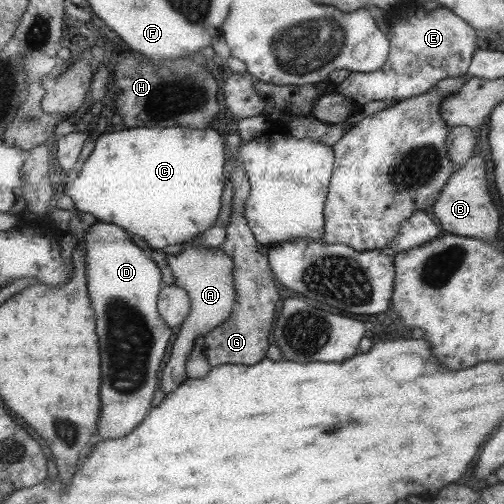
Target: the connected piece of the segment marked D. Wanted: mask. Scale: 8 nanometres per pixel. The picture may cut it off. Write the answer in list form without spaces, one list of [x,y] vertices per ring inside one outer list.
[[[95,222],[83,235],[85,265],[87,265],[87,295],[94,309],[95,324],[99,333],[99,350],[102,350],[102,384],[99,386],[99,414],[94,432],[97,440],[124,438],[138,428],[150,410],[149,402],[157,388],[157,370],[165,354],[171,332],[157,309],[157,298],[163,286],[158,267],[149,260],[149,254],[137,248],[120,226]]]

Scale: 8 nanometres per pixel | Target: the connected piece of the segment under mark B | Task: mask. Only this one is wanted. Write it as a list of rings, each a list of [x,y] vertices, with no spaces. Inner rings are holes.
[[[473,155],[467,159],[465,166],[459,170],[454,170],[455,178],[447,182],[447,190],[440,192],[433,208],[433,214],[439,220],[441,230],[453,235],[469,238],[483,238],[483,240],[493,240],[497,226],[499,226],[499,214],[497,208],[487,192],[485,184],[485,164],[480,156]]]

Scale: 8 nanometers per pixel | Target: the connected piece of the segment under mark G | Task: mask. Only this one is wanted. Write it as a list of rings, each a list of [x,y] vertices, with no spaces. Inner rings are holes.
[[[234,155],[231,161],[234,164],[231,169],[233,187],[231,214],[229,224],[225,227],[225,238],[218,248],[225,252],[225,255],[234,264],[235,296],[226,321],[202,336],[201,344],[211,367],[221,364],[251,366],[265,358],[265,350],[269,346],[267,338],[269,338],[269,330],[273,324],[273,310],[275,310],[275,302],[279,298],[275,282],[273,282],[274,274],[271,274],[265,256],[261,256],[255,250],[257,242],[253,240],[253,236],[249,232],[250,227],[245,226],[246,217],[243,214],[243,203],[250,191],[249,183],[240,167],[240,162],[234,160]]]

